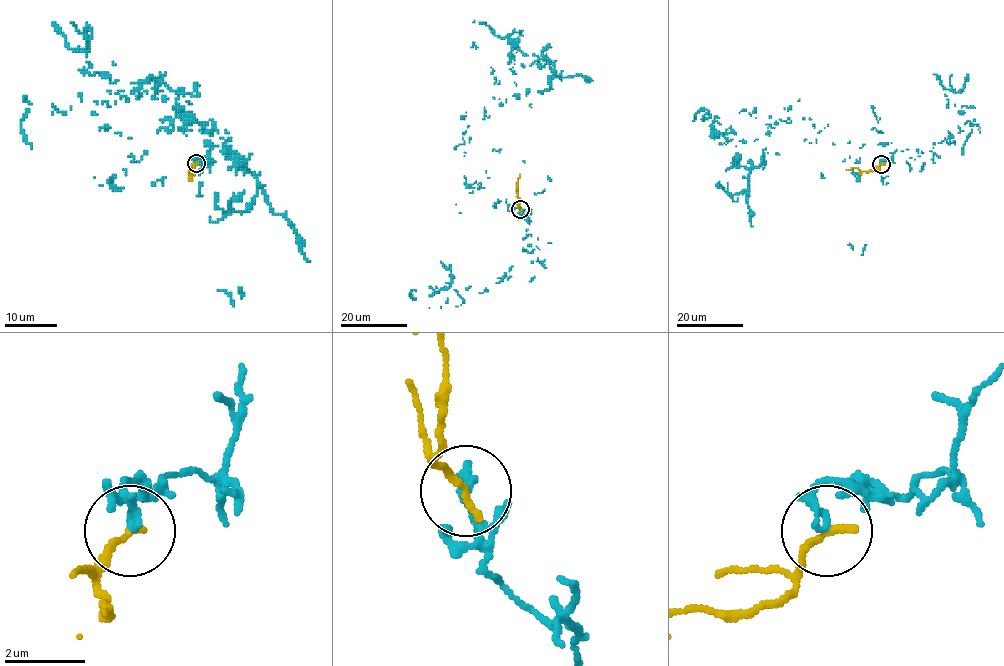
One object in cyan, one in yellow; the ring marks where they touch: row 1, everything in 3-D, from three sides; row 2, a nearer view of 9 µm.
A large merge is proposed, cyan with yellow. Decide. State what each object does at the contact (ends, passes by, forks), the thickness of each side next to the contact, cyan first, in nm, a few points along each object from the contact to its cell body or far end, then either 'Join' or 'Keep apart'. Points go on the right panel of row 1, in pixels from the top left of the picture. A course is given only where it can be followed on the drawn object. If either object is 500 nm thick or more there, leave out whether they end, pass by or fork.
At the ring cyan ends. At the ring yellow ends. Thickness 190 nm (cyan) against 200 nm. Course of cyan: (882, 164), (859, 162), (828, 125), (770, 116), (762, 162), (736, 166), (710, 115), (694, 115), (719, 117). Course of yellow: (882, 164), (875, 171), (847, 169). Keep apart

